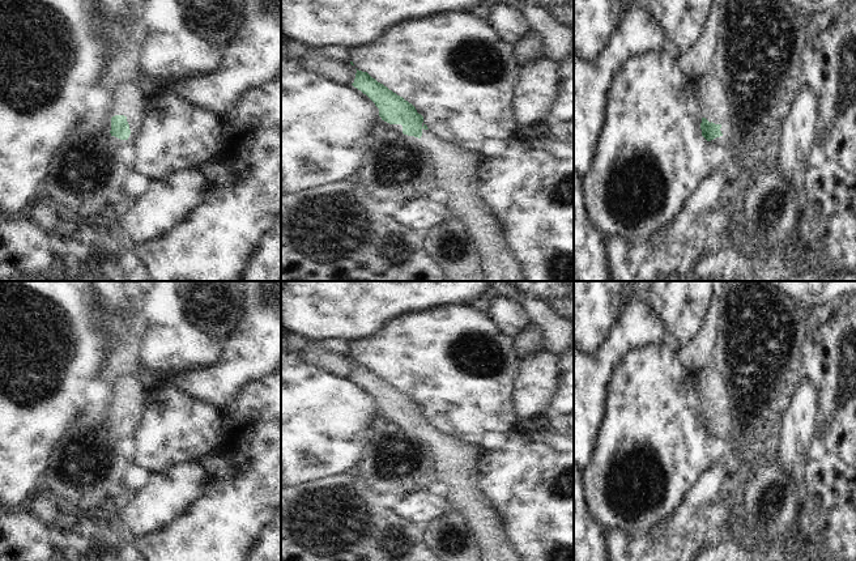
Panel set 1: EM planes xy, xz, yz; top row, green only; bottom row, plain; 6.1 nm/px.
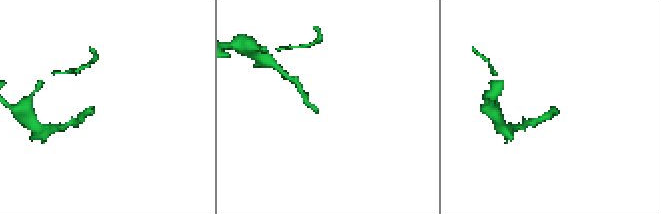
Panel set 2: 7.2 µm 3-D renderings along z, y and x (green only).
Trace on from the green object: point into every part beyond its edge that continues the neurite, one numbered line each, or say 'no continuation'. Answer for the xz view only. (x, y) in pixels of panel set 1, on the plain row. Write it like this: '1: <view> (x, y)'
1: xz (459, 462)

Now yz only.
1: yz (722, 412)

